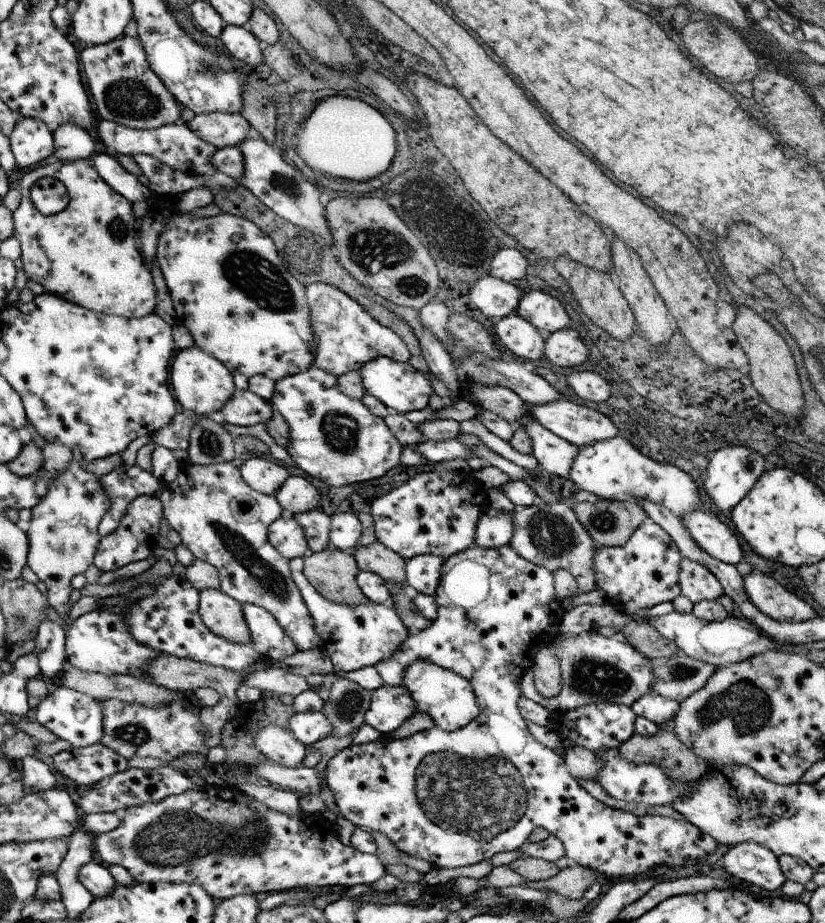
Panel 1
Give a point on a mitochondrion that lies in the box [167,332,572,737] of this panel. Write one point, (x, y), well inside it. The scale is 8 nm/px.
(269, 579)

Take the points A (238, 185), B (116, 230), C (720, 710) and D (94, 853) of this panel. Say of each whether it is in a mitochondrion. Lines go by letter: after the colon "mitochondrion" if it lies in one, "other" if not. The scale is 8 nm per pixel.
A: other
B: mitochondrion
C: mitochondrion
D: other

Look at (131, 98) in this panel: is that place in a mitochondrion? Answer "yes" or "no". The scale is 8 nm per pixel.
yes

